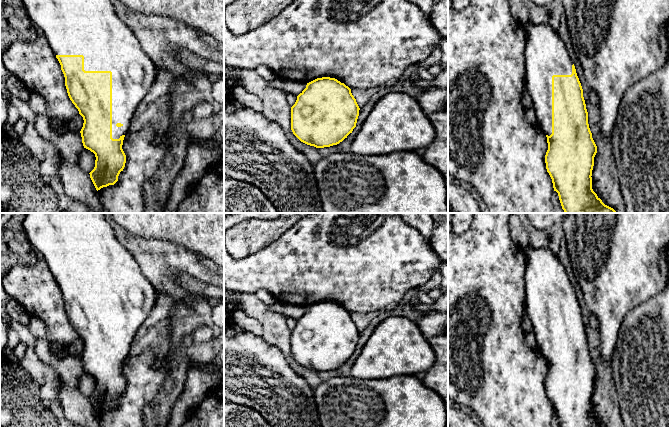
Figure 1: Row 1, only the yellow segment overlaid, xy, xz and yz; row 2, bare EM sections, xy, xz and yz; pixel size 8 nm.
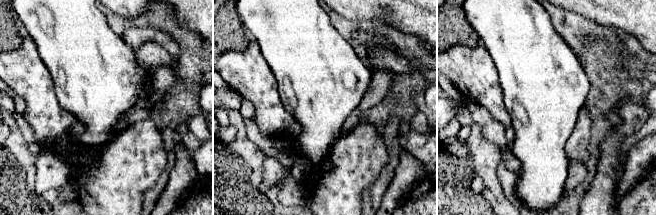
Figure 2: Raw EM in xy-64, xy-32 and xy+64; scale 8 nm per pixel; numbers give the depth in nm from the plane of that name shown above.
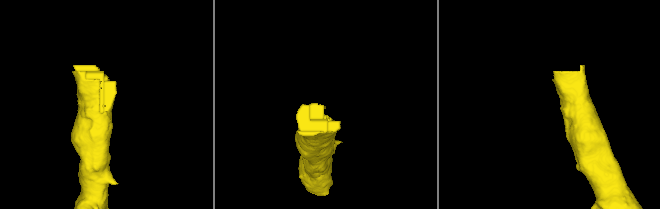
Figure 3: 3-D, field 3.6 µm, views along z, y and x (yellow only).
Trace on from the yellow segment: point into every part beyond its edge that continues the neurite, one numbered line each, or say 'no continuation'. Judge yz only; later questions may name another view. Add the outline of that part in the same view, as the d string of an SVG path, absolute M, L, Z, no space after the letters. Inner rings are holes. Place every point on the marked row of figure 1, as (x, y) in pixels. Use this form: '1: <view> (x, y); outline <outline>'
1: yz (546, 55); outline M530 21L524 25L524 30L526 33L525 89L532 99L537 125L545 135L550 136L552 134L552 76L571 75L573 62L564 41L549 25Z

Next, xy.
1: xy (92, 28); outline M23 0L29 18L46 37L55 55L83 55L85 71L112 72L112 138L129 131L134 113L153 85L158 67L142 49L137 37L118 17L111 0Z

